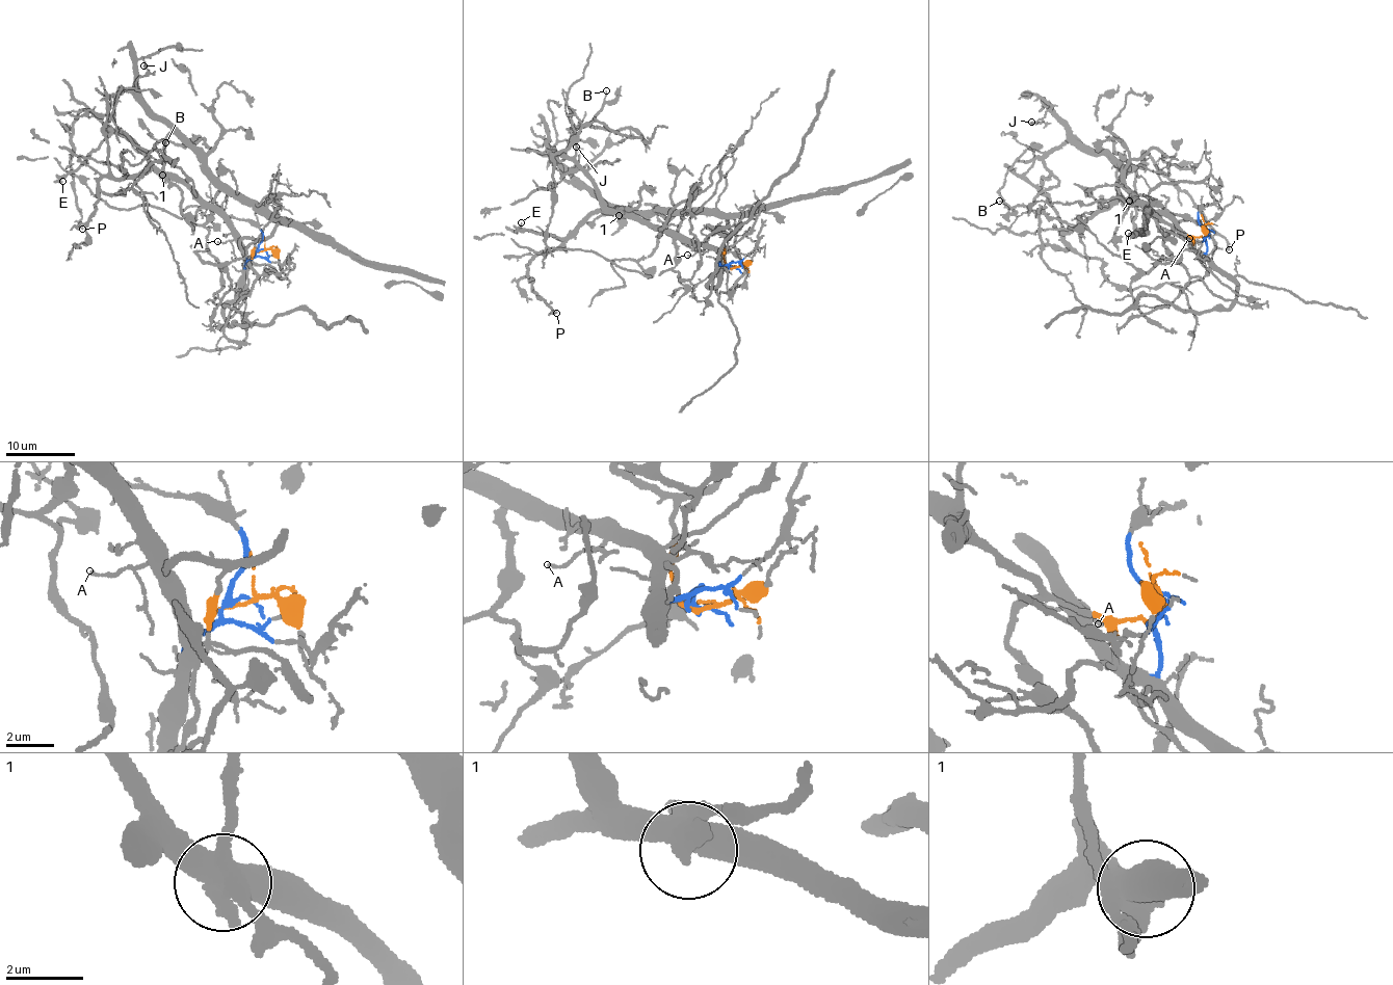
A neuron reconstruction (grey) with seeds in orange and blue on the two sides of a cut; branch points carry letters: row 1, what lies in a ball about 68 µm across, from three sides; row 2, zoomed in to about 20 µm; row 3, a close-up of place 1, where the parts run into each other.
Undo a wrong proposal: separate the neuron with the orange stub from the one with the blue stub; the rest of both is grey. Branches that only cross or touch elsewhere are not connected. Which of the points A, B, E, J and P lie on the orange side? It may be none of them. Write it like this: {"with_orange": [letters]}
{"with_orange": ["B", "J"]}

